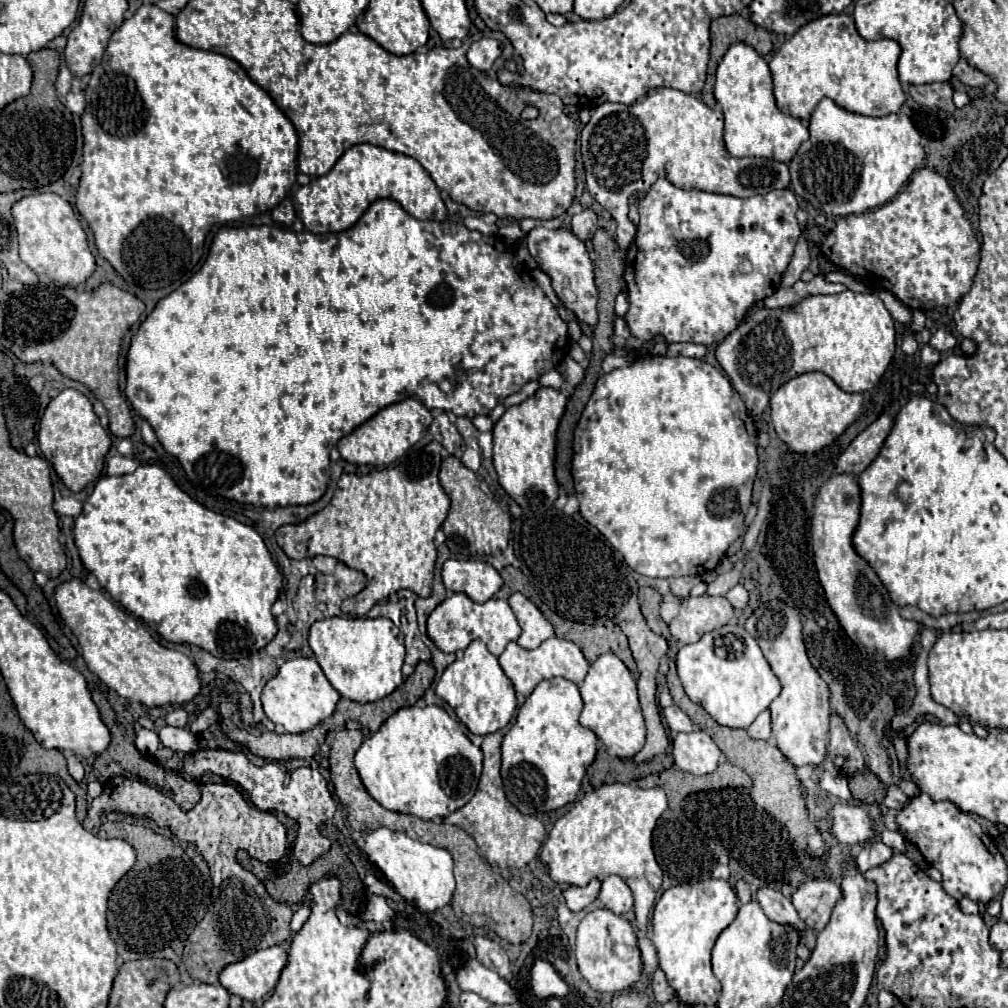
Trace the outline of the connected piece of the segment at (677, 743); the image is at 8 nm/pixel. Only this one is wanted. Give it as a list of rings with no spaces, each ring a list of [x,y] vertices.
[[[704,731],[678,733],[672,739],[672,755],[676,767],[692,775],[706,775],[718,767],[720,749],[714,739]]]

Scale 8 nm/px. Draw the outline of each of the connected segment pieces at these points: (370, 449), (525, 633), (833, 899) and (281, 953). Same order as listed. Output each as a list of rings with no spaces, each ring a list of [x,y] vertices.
[[[404,399],[398,403],[392,403],[384,409],[380,409],[376,415],[372,415],[368,421],[364,421],[360,427],[356,427],[350,435],[344,435],[338,441],[338,451],[342,459],[348,463],[358,465],[390,465],[398,457],[406,453],[430,427],[432,415],[430,409],[418,401],[418,399]]]
[[[514,593],[508,599],[508,603],[522,629],[522,635],[516,641],[520,647],[536,649],[542,641],[546,641],[554,635],[554,627],[550,625],[550,621],[546,621],[544,615],[540,613],[540,609],[532,601],[528,601],[522,593]]]
[[[830,879],[806,881],[792,893],[792,905],[800,919],[814,931],[822,931],[828,925],[832,909],[840,899],[842,889]]]
[[[282,945],[256,951],[242,961],[230,963],[220,971],[220,985],[246,1001],[258,1001],[272,993],[278,977],[288,961],[288,953]]]

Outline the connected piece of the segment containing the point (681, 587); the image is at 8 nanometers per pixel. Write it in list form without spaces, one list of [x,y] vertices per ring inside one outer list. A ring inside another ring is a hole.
[[[694,575],[694,577],[676,577],[672,581],[672,593],[684,599],[696,583],[700,583],[700,577],[698,575]]]

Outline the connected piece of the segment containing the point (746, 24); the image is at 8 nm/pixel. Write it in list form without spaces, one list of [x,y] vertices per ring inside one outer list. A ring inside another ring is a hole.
[[[730,15],[730,17],[718,17],[712,21],[712,53],[710,53],[710,63],[708,63],[708,79],[702,89],[702,99],[708,107],[716,105],[714,99],[714,81],[716,81],[716,67],[722,61],[724,53],[730,49],[734,43],[746,43],[752,49],[756,49],[760,55],[772,53],[772,35],[766,29],[760,29],[752,21],[744,19],[742,15]]]

